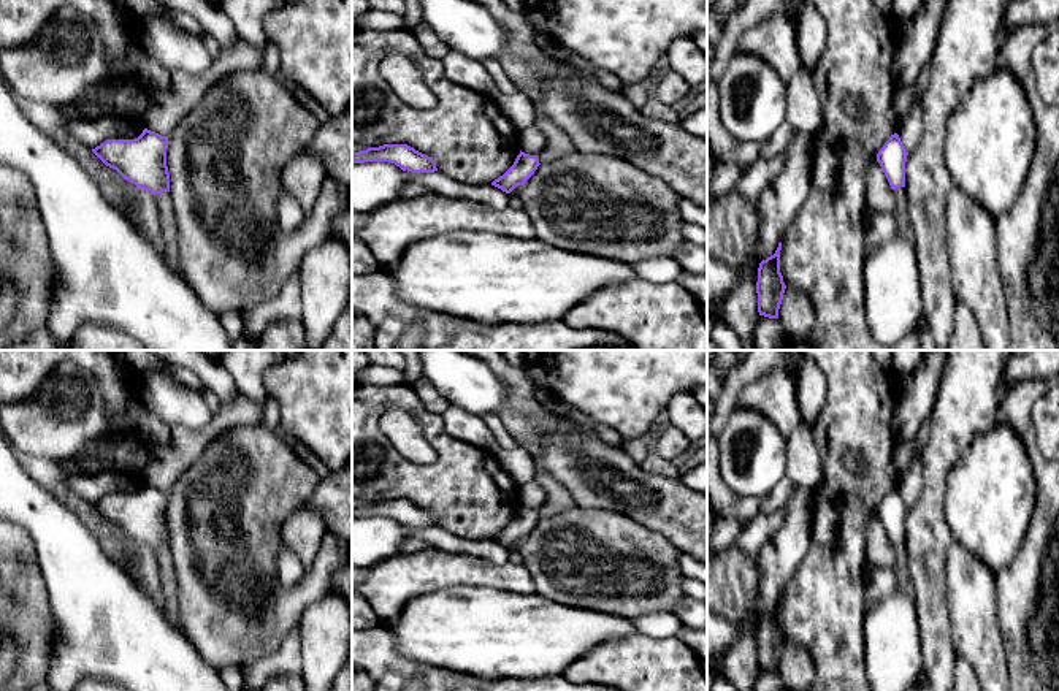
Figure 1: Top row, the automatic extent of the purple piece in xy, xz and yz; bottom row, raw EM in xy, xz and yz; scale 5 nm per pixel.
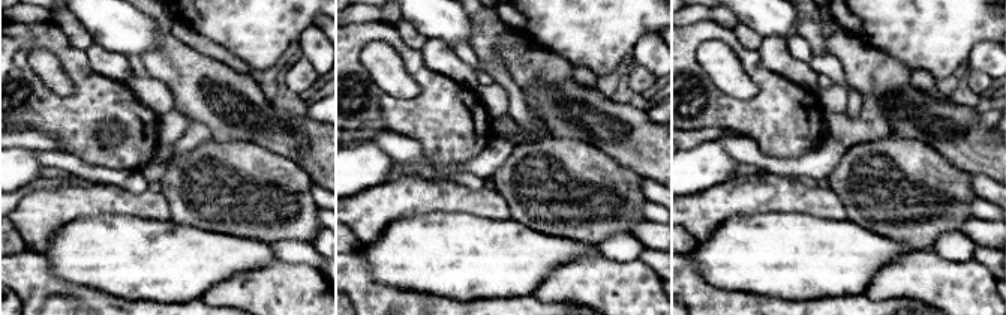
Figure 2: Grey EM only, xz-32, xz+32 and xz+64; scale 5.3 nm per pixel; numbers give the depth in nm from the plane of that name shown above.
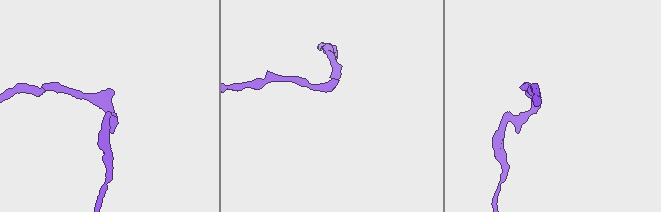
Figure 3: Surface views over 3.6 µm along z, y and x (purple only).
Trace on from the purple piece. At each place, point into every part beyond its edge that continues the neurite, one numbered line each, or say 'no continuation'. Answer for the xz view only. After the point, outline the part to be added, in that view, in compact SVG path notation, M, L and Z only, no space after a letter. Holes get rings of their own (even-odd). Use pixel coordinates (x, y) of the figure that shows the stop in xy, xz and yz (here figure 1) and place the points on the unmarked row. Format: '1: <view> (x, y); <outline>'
no continuation

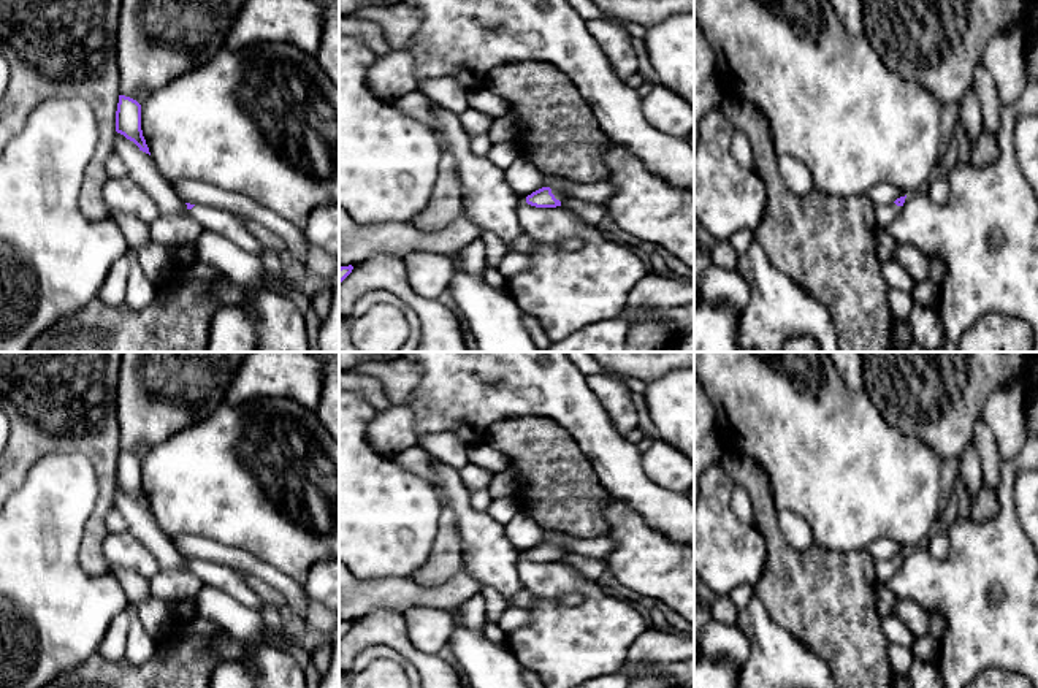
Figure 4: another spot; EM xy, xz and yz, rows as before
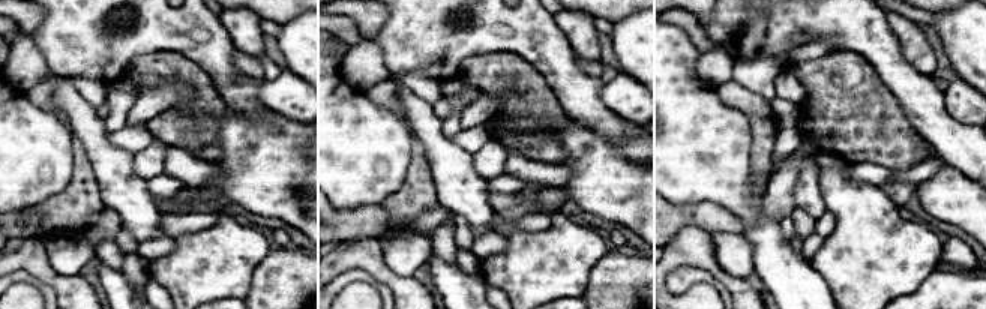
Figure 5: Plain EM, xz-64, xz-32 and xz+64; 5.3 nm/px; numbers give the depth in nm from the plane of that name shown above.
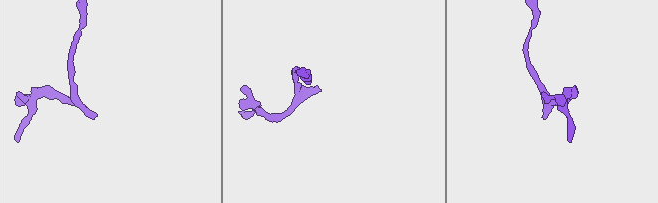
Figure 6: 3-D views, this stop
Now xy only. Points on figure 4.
1: xy (213, 574); M195 560L189 564L189 571L200 577L204 585L214 587L239 604L260 612L263 606L261 598L233 569L212 561Z

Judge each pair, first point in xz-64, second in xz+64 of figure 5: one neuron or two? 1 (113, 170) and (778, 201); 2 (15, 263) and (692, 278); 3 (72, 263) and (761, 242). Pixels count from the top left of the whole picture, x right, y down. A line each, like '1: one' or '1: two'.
1: two
2: two
3: two

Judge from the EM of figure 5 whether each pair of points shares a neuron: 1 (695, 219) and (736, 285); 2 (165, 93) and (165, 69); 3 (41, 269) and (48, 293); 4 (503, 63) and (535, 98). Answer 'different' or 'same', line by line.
1: different
2: different
3: different
4: same

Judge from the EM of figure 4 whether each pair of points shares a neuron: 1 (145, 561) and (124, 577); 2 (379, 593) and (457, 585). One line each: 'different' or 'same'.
1: different
2: same

